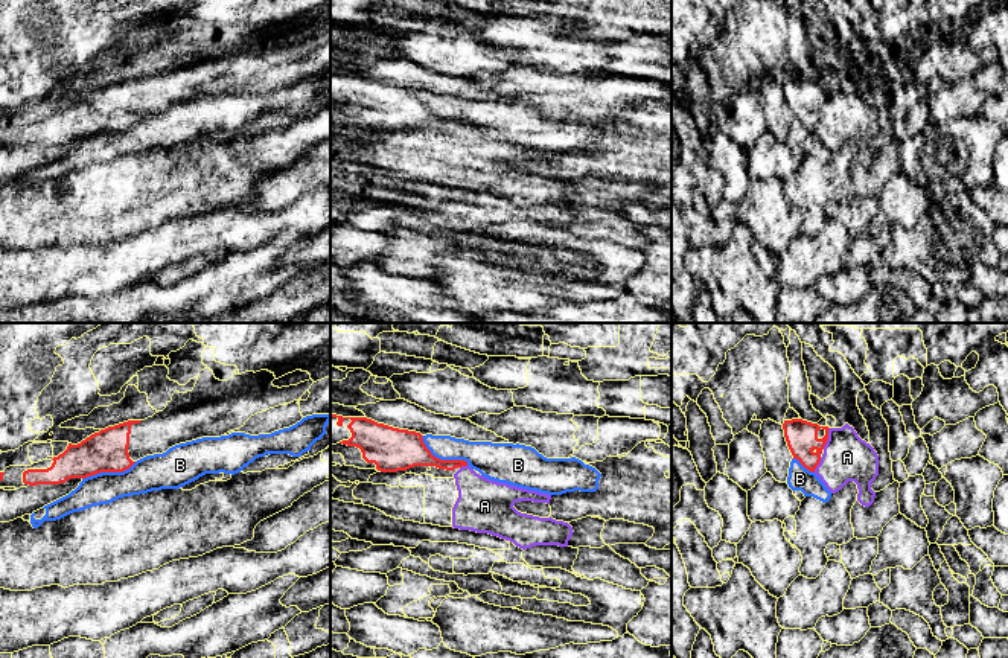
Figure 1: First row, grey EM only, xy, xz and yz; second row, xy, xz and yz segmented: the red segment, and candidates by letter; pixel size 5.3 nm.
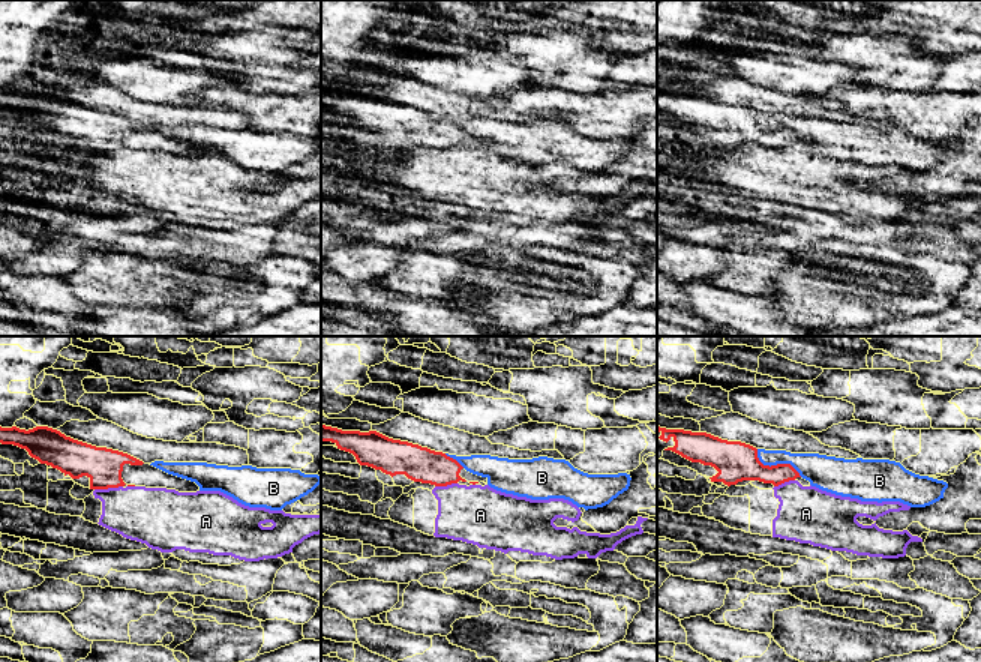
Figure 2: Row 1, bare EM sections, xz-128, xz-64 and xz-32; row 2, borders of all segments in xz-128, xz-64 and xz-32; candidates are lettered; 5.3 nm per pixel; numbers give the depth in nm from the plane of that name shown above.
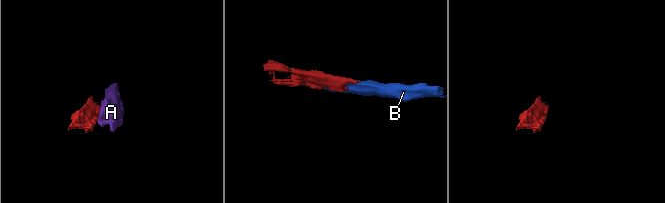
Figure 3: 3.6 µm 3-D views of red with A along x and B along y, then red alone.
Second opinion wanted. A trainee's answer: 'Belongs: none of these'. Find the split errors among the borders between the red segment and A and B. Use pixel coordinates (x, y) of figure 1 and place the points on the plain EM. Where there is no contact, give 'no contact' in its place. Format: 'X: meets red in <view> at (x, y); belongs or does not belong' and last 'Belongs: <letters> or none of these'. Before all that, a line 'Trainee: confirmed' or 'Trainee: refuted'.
Trainee: confirmed
A: meets red in yz at (827, 98); does not belong
B: meets red in xz at (442, 119); does not belong
Belongs: none of these

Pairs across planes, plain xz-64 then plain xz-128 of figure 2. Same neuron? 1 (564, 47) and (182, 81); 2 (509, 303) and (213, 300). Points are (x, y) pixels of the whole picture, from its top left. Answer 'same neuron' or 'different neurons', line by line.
1: different neurons
2: same neuron

